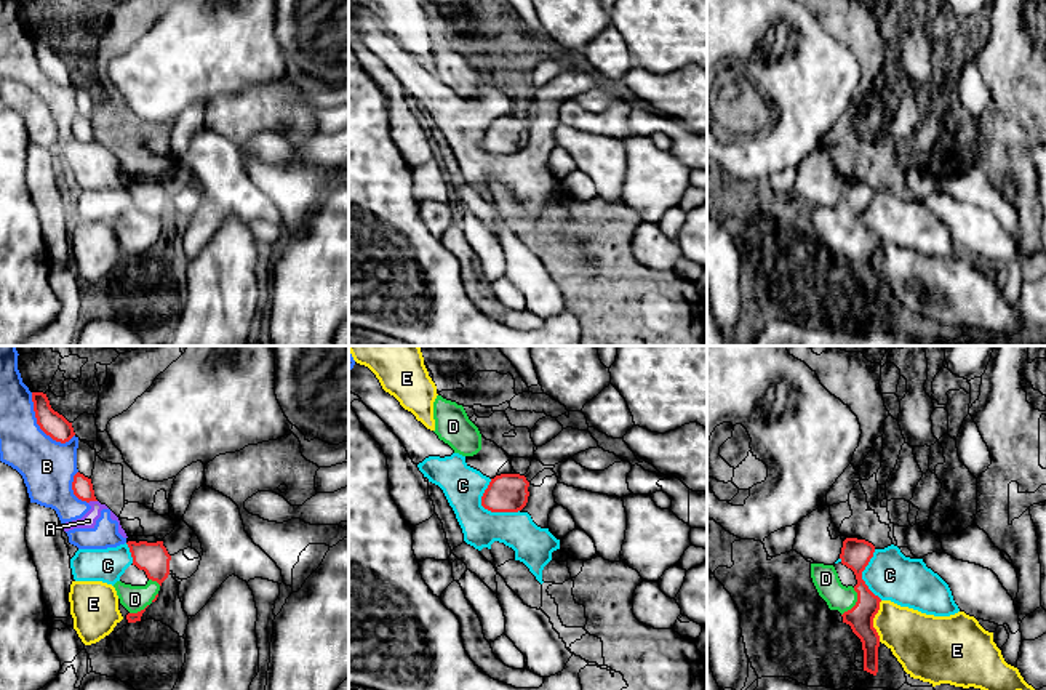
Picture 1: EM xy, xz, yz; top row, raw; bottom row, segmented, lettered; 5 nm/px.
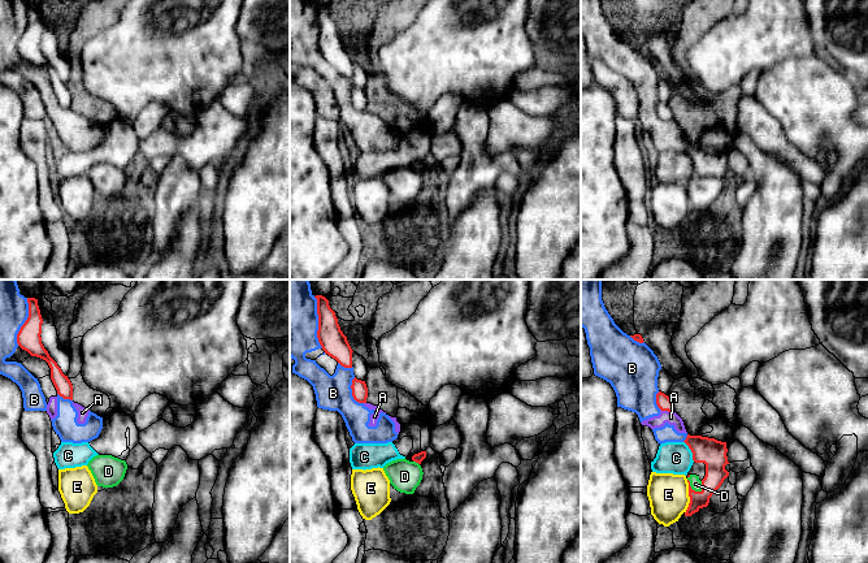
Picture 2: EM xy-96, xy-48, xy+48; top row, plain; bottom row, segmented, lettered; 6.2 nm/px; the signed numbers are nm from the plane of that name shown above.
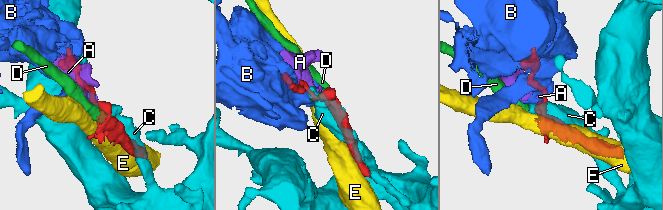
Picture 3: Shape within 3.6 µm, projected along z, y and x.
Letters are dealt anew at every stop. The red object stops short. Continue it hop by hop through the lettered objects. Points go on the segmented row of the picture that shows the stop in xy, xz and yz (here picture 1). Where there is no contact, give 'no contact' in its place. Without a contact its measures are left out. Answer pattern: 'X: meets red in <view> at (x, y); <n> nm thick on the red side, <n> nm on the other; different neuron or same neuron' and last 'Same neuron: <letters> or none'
A: meets red in xy at (91, 500); 100 nm thick on the red side, 80 nm on the other; different neuron
B: meets red in xy at (37, 423); 120 nm thick on the red side, 280 nm on the other; different neuron
C: meets red in xz at (488, 509); 190 nm thick on the red side, 200 nm on the other; different neuron
D: meets red in yz at (856, 602); 150 nm thick on the red side, 130 nm on the other; same neuron
E: meets red in yz at (872, 621); 130 nm thick on the red side, 280 nm on the other; different neuron
Same neuron: D

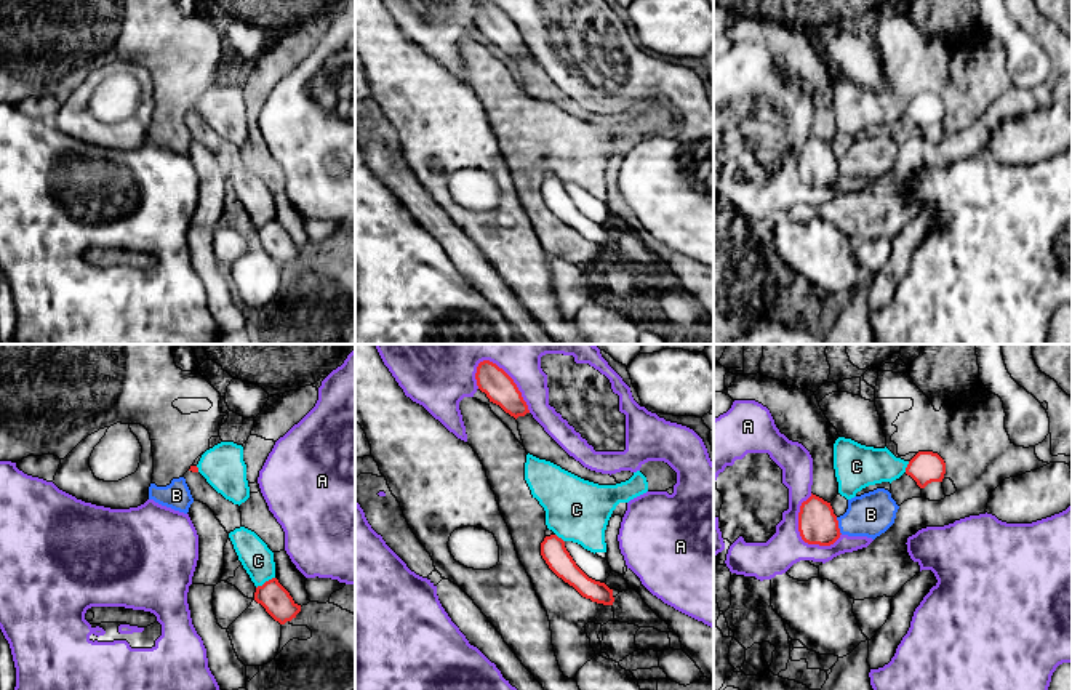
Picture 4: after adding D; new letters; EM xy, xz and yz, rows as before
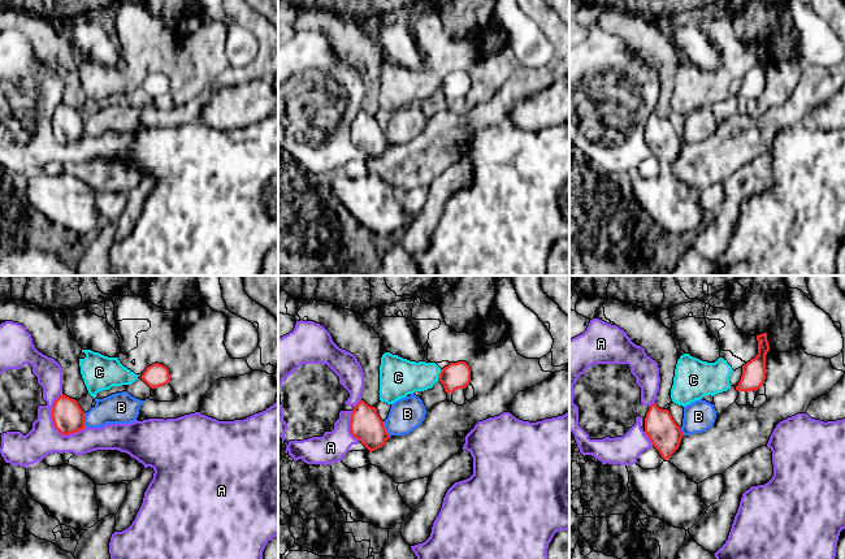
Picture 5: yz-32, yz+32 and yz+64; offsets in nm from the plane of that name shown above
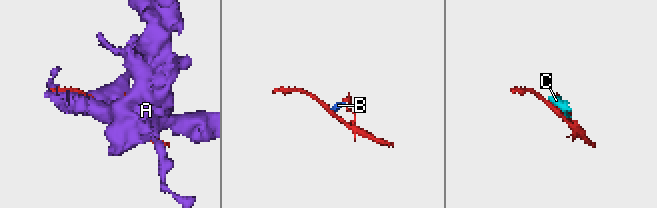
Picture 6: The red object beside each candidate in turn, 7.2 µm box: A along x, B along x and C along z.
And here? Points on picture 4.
A: meets red in xz at (511, 378); 160 nm thick on the red side, 280 nm on the other; different neuron
B: meets red in yz at (837, 525); 200 nm thick on the red side, 220 nm on the other; different neuron
C: meets red in xy at (266, 581); 150 nm thick on the red side, 160 nm on the other; different neuron
Same neuron: none

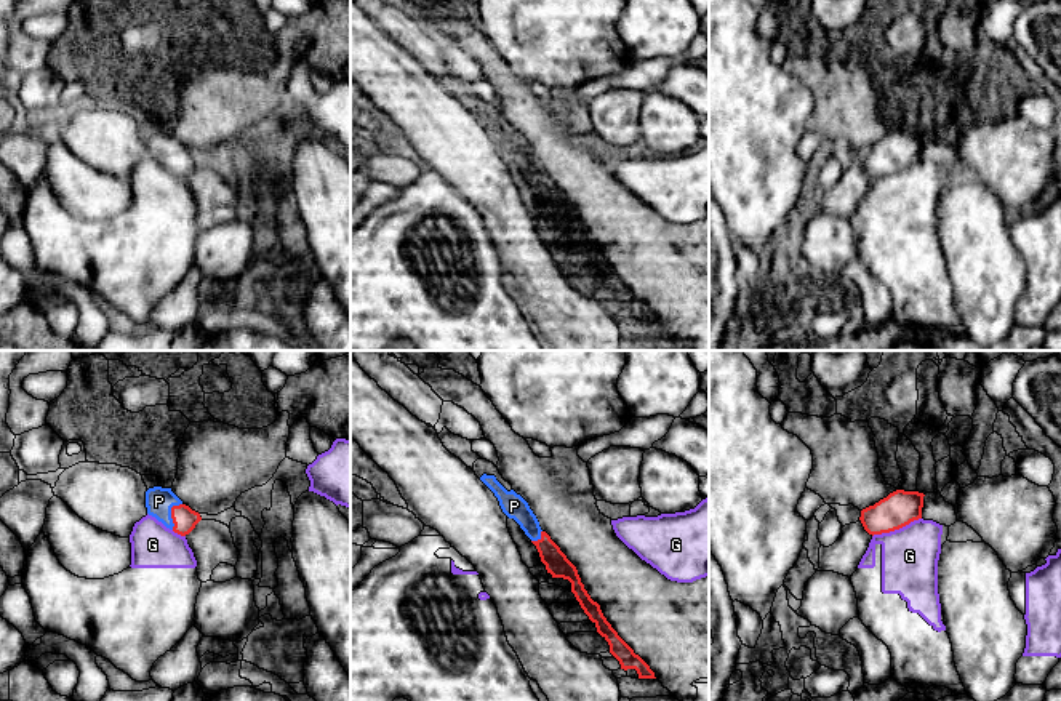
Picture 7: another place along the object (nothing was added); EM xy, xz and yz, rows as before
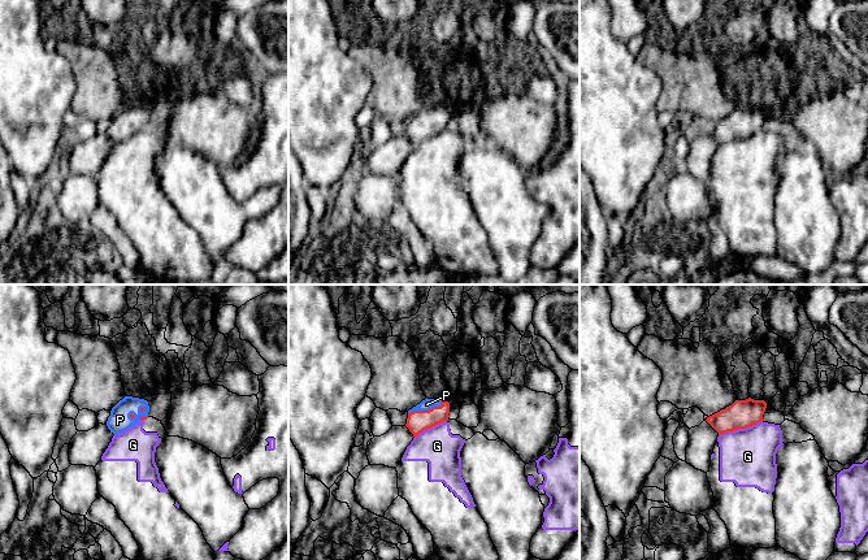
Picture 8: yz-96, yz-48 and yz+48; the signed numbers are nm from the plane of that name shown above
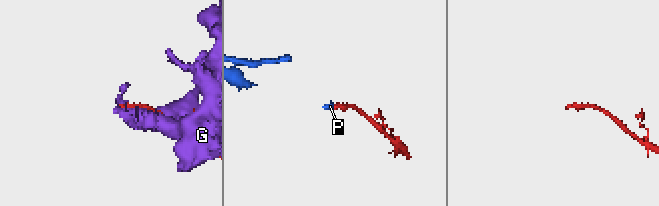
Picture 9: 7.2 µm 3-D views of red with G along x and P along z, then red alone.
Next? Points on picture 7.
G: meets red in yz at (896, 528); 180 nm thick on the red side, 280 nm on the other; different neuron
P: meets red in xy at (172, 514); 120 nm thick on the red side, 140 nm on the other; same neuron
Same neuron: P

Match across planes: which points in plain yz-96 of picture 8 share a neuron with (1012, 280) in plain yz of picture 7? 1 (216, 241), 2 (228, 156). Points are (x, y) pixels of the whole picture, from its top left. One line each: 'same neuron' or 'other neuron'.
1: same neuron
2: other neuron

